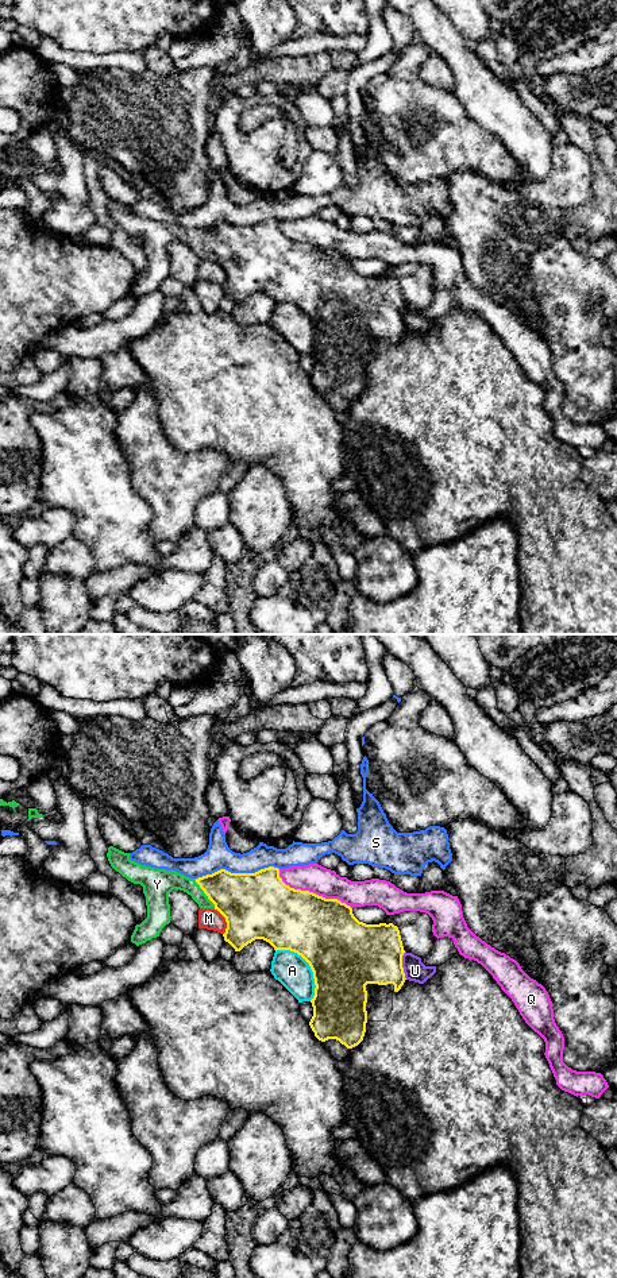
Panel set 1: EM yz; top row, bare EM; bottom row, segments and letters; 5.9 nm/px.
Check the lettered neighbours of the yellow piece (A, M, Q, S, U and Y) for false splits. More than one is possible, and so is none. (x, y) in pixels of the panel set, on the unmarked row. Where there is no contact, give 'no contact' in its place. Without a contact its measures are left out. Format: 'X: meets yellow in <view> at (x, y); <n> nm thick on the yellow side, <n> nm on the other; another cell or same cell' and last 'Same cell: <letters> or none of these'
A: meets yellow in yz at (309, 317); 440 nm thick on the yellow side, 200 nm on the other; another cell
M: meets yellow in yz at (226, 273); 400 nm thick on the yellow side, 130 nm on the other; another cell
Q: meets yellow in yz at (312, 244); 400 nm thick on the yellow side, 170 nm on the other; another cell
S: meets yellow in yz at (236, 226); 400 nm thick on the yellow side, 160 nm on the other; another cell
U: meets yellow in yz at (401, 317); 360 nm thick on the yellow side, 130 nm on the other; another cell
Y: meets yellow in yz at (204, 244); 320 nm thick on the yellow side, 150 nm on the other; same cell
Same cell: Y

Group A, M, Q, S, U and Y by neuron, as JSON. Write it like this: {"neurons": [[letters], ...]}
{"neurons": [["A"], ["M"], ["Q"], ["S"], ["U"], ["Y"]]}

